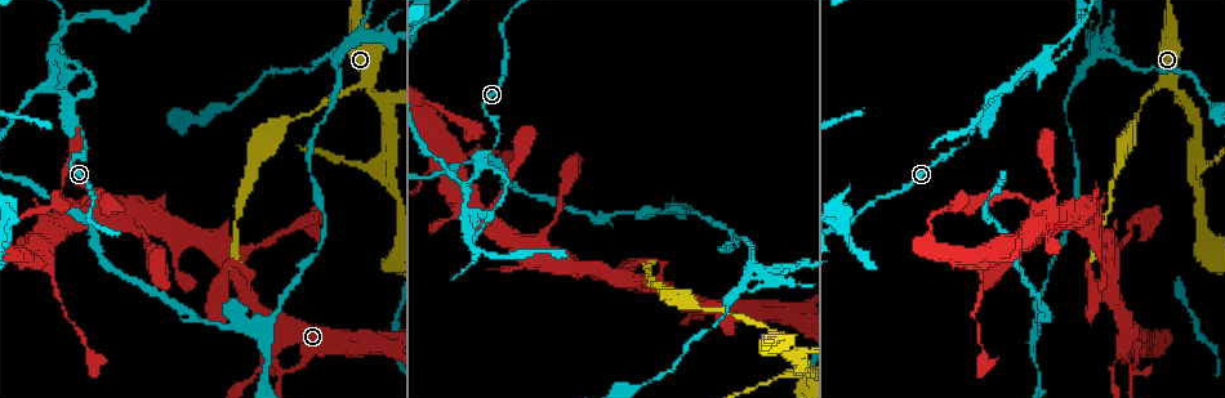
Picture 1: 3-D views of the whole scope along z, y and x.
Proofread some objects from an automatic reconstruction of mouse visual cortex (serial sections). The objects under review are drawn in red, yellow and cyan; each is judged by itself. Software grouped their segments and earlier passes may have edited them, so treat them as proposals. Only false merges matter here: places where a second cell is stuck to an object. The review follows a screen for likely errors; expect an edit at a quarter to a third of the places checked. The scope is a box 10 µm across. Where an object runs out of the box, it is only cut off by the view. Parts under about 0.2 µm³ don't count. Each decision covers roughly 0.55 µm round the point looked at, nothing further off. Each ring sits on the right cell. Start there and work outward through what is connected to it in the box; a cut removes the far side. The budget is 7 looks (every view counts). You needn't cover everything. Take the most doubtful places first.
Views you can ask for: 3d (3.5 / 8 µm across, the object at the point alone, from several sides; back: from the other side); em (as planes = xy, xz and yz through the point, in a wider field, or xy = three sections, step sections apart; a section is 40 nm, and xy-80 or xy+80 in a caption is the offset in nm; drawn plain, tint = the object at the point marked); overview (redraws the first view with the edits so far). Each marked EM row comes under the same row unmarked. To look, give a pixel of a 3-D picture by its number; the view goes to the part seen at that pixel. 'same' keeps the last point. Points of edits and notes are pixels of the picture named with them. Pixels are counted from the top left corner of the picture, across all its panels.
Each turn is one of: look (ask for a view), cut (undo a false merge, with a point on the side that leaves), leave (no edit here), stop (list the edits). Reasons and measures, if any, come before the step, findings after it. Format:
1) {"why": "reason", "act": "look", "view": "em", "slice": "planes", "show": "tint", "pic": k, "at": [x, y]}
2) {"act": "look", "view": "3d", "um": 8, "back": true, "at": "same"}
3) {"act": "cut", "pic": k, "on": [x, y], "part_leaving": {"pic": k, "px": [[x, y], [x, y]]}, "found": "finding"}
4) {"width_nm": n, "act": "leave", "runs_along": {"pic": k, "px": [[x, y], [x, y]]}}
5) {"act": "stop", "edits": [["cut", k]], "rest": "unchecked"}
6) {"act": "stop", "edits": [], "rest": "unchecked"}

{"why": "two arms in line, one across", "act": "look", "view": "3d", "um": 8, "pic": 1, "at": [63, 33]}

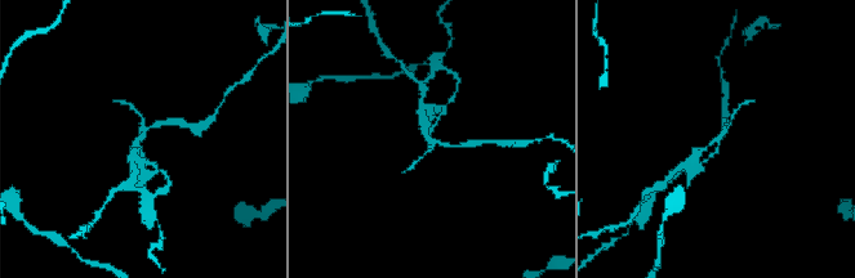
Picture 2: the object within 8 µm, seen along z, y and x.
{"arms": 3, "arm_widths_nm": [100, 150, 200], "why": "now the EM", "act": "look", "view": "em", "slice": "xy", "step": 1, "show": "tint", "at": "same"}

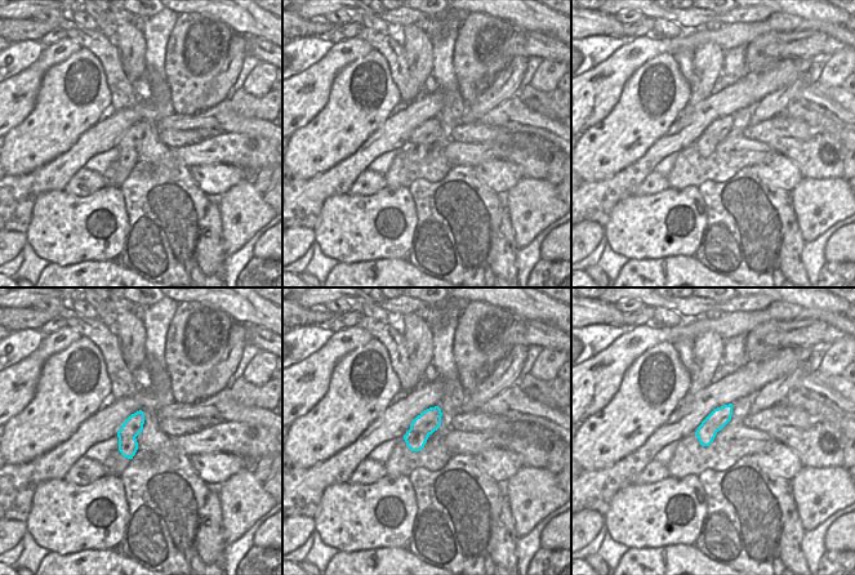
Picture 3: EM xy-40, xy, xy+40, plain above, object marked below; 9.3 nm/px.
{"act": "cut", "pic": 2, "on": [422, 113], "found": "a second cell is stuck on"}

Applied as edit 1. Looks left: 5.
{"why": "three-way junction", "act": "look", "view": "3d", "um": 3.5, "pic": 1, "at": [377, 166]}

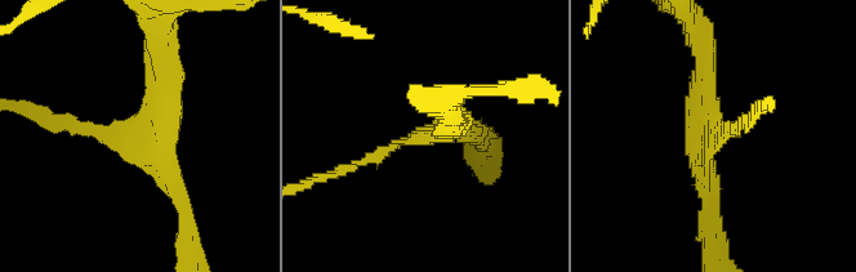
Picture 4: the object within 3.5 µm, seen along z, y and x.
{"arms": 3, "arm_widths_nm": [150, 300, 300], "act": "look", "view": "em", "slice": "xy", "step": 3, "show": "tint", "pic": 4, "at": [140, 130]}

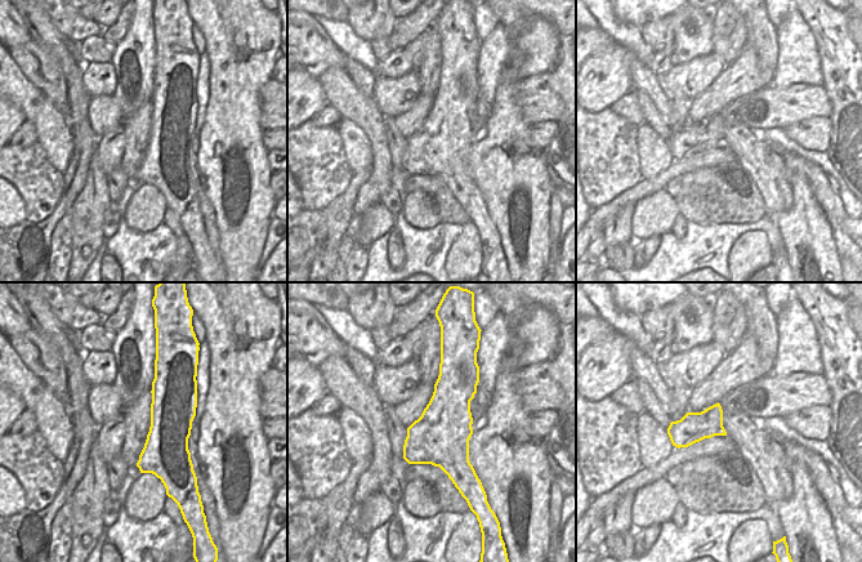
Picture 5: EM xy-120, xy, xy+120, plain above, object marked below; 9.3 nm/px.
{"act": "leave", "runs_along": {"pic": 4, "px": [[161, 57], [161, 120], [67, 124]]}, "found": "all the same cell"}

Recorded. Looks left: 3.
{"act": "look", "view": "3d", "um": 3.5, "pic": 1, "at": [273, 349]}

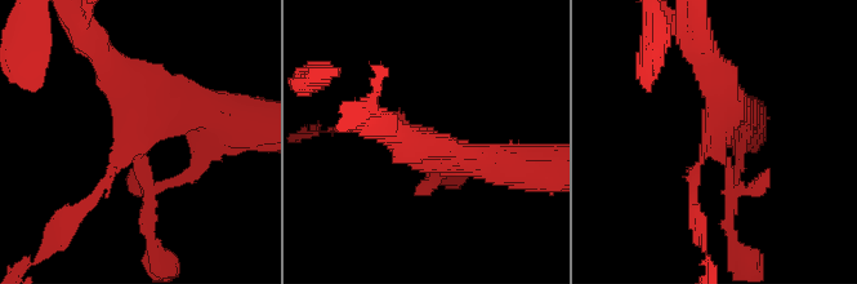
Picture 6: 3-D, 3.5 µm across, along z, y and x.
{"arms": 4, "arm_widths_nm": [150, 150, 400, 450], "why": "need the tissue", "act": "look", "view": "em", "slice": "xy", "step": 2, "show": "tint", "pic": 6, "at": [715, 140]}

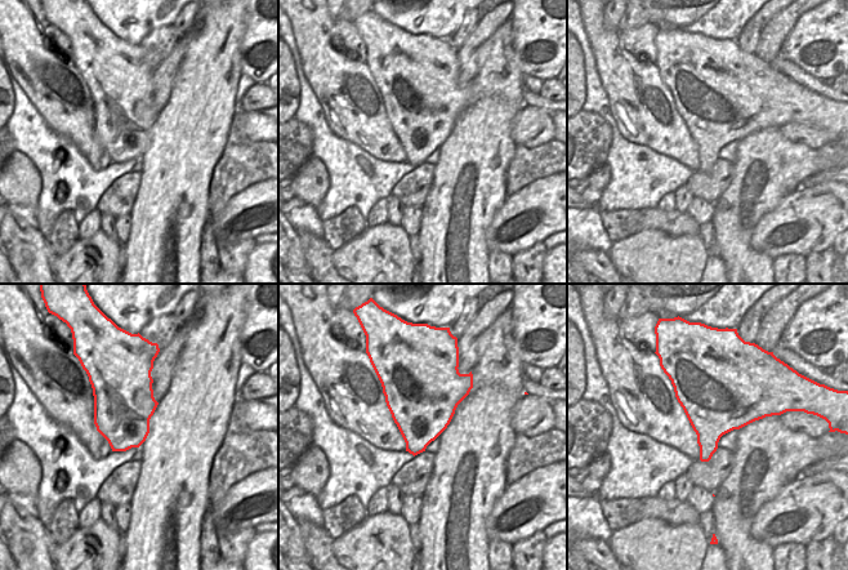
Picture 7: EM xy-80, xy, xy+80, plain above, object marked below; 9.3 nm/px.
{"act": "leave", "runs_along": {"pic": 6, "px": [[206, 114], [155, 110], [84, 205]]}, "found": "continuous, no second cell"}

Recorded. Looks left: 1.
{"act": "stop", "edits": [["cut", 2]], "rest": "unchecked"}

